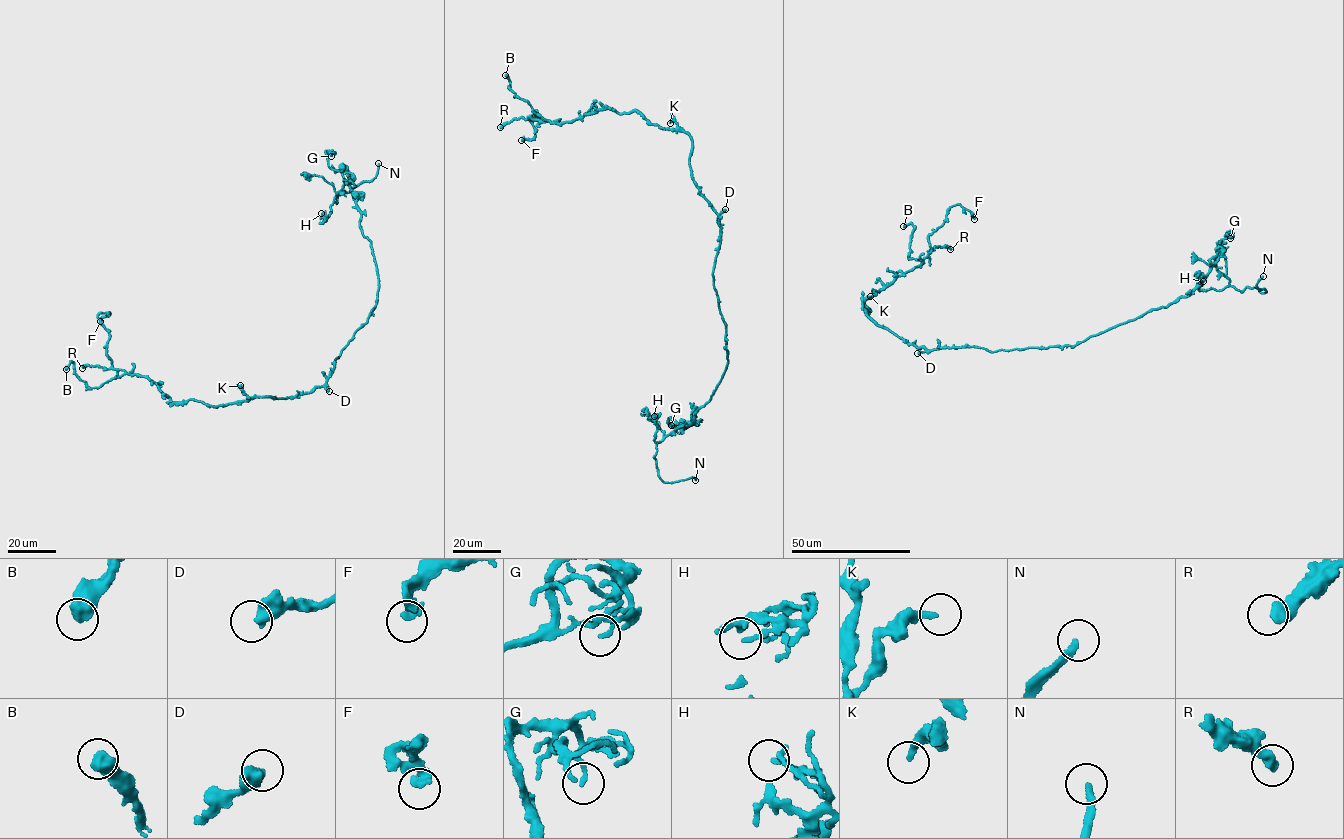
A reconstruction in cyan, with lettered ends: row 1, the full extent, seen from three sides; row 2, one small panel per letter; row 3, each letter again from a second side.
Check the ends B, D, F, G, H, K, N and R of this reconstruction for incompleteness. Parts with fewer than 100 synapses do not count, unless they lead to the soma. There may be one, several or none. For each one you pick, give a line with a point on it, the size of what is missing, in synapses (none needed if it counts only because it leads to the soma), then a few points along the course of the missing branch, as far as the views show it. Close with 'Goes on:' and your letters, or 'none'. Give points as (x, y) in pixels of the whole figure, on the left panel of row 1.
N: (378, 163) | (378, 163), (367, 139)
Goes on: N

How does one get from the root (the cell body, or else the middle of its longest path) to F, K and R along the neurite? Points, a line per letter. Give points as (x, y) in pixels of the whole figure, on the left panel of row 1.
F: (334, 364), (323, 385), (296, 397), (170, 401), (147, 377), (112, 368), (97, 316), (108, 312), (100, 321)
K: (334, 364), (323, 385), (296, 397), (250, 397), (242, 393), (240, 385)
R: (334, 364), (323, 385), (298, 396), (212, 406), (170, 401), (147, 377), (124, 370), (82, 368)

